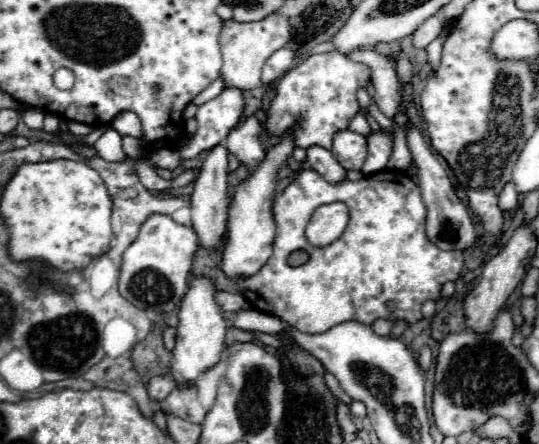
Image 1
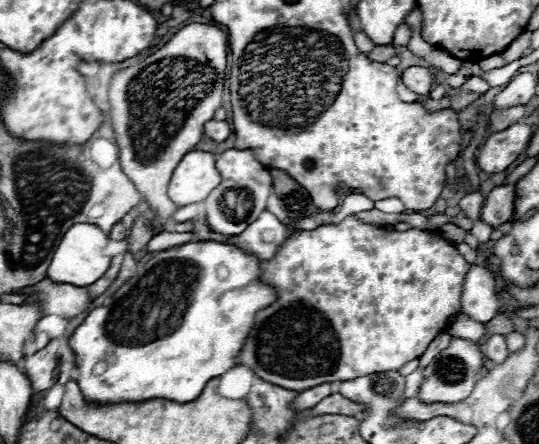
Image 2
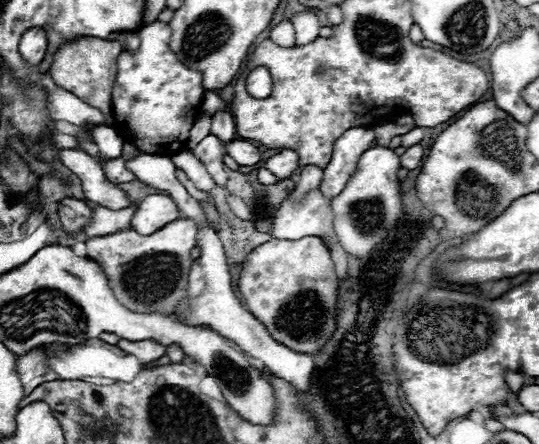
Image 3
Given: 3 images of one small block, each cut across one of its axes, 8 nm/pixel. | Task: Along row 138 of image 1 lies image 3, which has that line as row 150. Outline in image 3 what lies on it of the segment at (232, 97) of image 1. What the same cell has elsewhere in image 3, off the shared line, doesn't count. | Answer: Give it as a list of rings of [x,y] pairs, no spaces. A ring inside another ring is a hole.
[[[216,136],[204,138],[204,140],[192,150],[192,154],[208,168],[208,172],[210,172],[210,176],[214,178],[216,186],[226,186],[226,172],[224,172],[224,164],[222,164],[224,144],[222,144]]]

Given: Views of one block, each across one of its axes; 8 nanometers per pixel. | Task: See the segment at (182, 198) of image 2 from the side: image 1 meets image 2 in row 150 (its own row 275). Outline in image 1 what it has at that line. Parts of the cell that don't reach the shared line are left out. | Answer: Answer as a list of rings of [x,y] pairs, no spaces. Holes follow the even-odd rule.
[[[192,274],[188,280],[188,290],[182,296],[178,308],[178,334],[176,334],[176,348],[174,348],[174,362],[170,368],[172,378],[182,384],[192,384],[202,370],[212,368],[226,352],[224,336],[226,336],[226,320],[220,304],[216,302],[216,288],[214,282],[206,276]]]

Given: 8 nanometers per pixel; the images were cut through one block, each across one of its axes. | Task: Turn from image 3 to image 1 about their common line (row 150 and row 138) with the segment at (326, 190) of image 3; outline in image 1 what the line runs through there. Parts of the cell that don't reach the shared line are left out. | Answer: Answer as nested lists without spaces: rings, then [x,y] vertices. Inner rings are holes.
[[[340,130],[334,134],[334,146],[332,146],[334,158],[346,168],[346,170],[360,170],[366,160],[366,142],[362,134]]]

